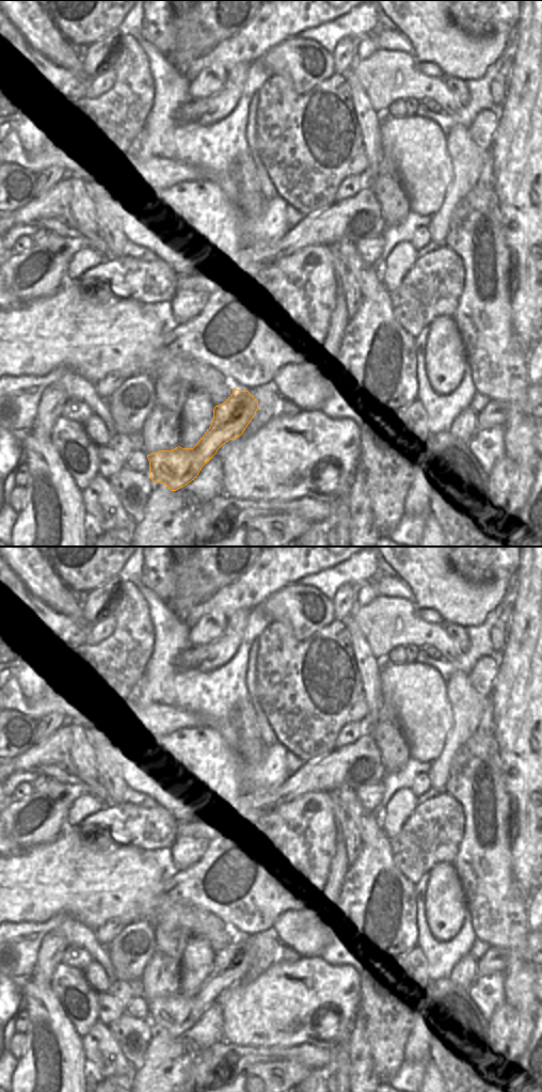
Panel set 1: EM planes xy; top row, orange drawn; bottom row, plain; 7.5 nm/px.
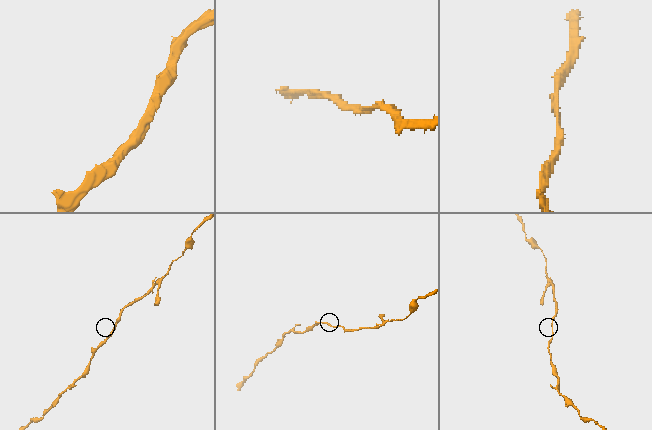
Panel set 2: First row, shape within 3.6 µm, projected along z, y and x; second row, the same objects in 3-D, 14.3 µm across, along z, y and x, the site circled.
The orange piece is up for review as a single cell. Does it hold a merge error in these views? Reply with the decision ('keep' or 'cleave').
keep

